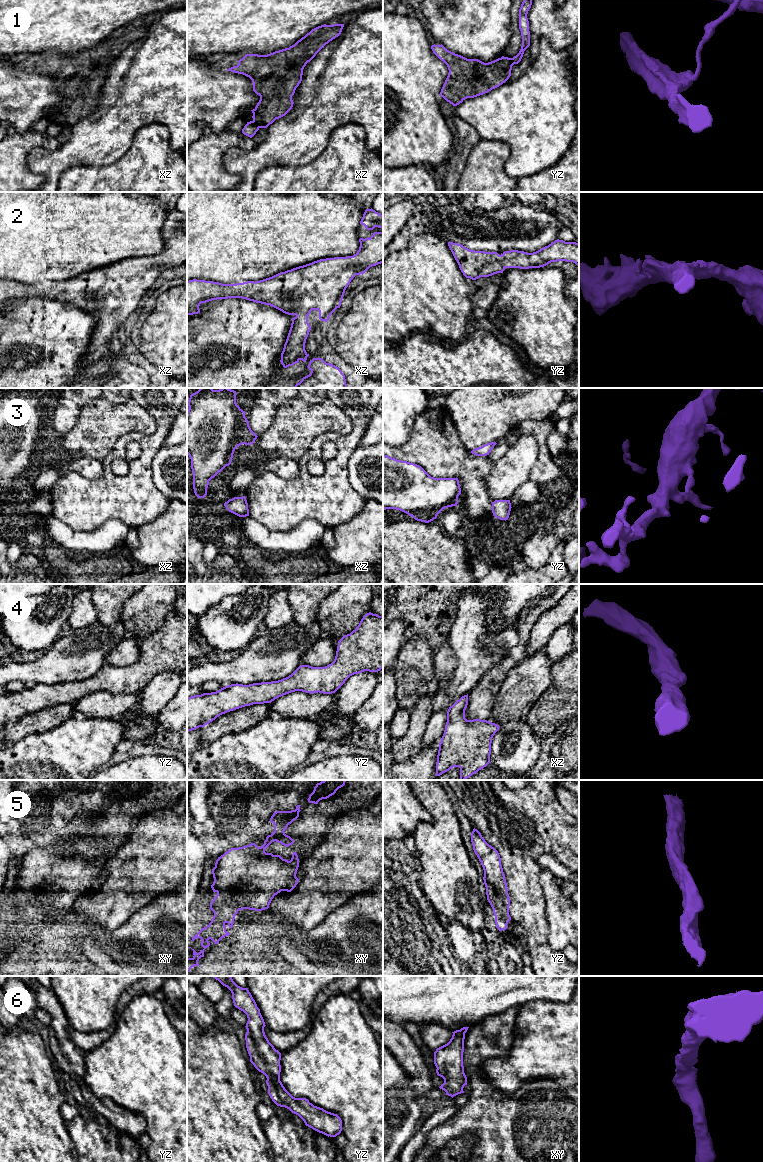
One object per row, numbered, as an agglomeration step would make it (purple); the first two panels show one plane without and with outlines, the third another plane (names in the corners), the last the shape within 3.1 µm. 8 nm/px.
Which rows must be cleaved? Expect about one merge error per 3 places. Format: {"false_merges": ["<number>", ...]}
{"false_merges": ["1", "3"]}

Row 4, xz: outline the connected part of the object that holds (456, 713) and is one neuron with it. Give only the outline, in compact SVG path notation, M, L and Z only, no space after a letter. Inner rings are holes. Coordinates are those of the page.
M468 694L457 700L447 711L435 776L459 767L460 780L466 780L490 763L492 738L500 726L487 720L467 720L467 705Z

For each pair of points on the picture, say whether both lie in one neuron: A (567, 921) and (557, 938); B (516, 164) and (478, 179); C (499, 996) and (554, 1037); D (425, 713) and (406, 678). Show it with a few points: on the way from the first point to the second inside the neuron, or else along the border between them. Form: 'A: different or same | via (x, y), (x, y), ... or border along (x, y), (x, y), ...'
A: same | via (567, 925), (561, 934)
B: different | border along (509, 146), (504, 171), (516, 179)
C: different | border along (542, 1000), (526, 1002), (519, 1007)
D: different | border along (431, 685), (428, 692), (409, 710)

